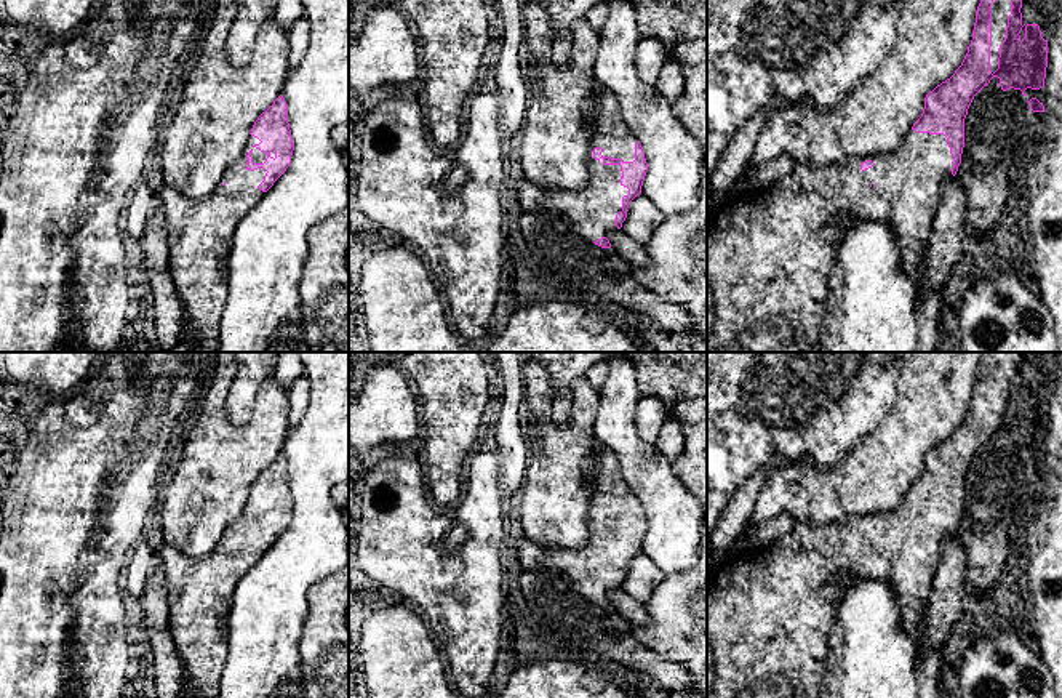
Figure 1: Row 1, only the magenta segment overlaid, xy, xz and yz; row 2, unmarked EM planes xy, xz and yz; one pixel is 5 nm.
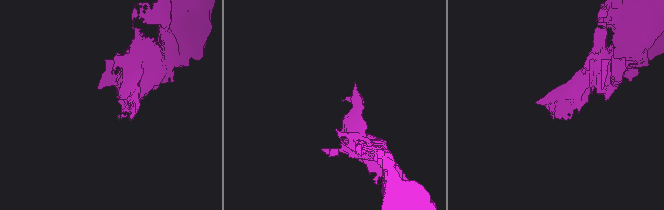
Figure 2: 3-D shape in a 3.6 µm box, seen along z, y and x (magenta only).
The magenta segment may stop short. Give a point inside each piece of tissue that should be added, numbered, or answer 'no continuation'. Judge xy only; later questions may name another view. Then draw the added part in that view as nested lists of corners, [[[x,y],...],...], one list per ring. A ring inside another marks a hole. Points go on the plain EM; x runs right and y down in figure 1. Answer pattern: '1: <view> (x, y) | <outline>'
1: xy (200, 589) | [[[250,493],[240,517],[224,530],[218,546],[203,559],[189,559],[165,540],[155,543],[170,591],[170,631],[186,671],[182,687],[192,688],[197,698],[219,698],[219,680],[227,658],[232,596],[238,581],[266,552],[258,544],[267,530],[264,527],[251,530],[245,525],[248,512],[254,522],[266,520],[267,512],[254,506],[259,501]]]

